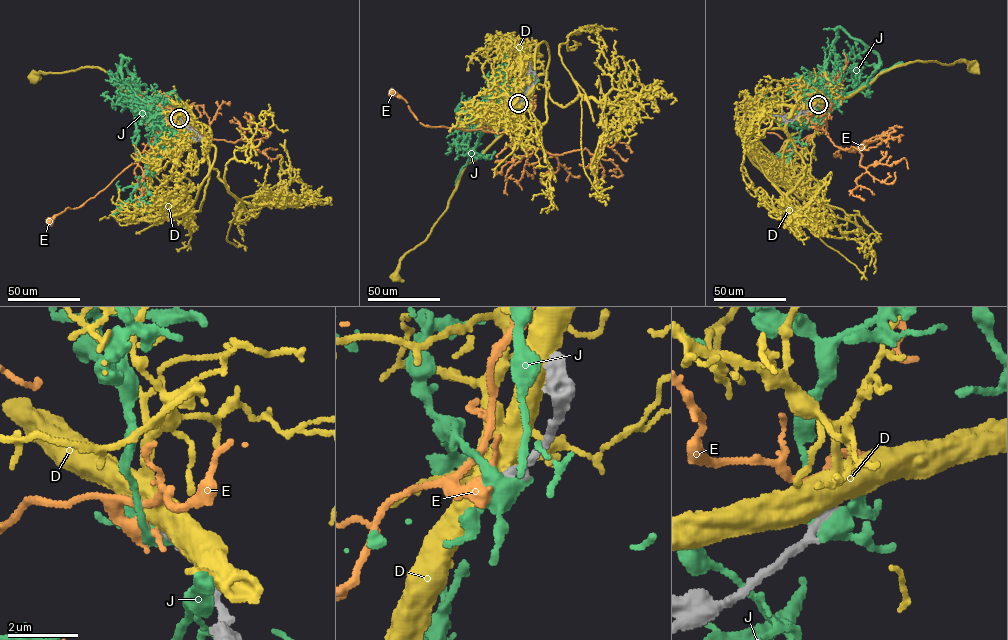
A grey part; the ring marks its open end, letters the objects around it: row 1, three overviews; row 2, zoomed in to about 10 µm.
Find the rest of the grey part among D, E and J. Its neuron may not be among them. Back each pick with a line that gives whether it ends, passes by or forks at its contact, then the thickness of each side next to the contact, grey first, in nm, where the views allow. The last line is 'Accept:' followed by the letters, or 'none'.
Accept: none

